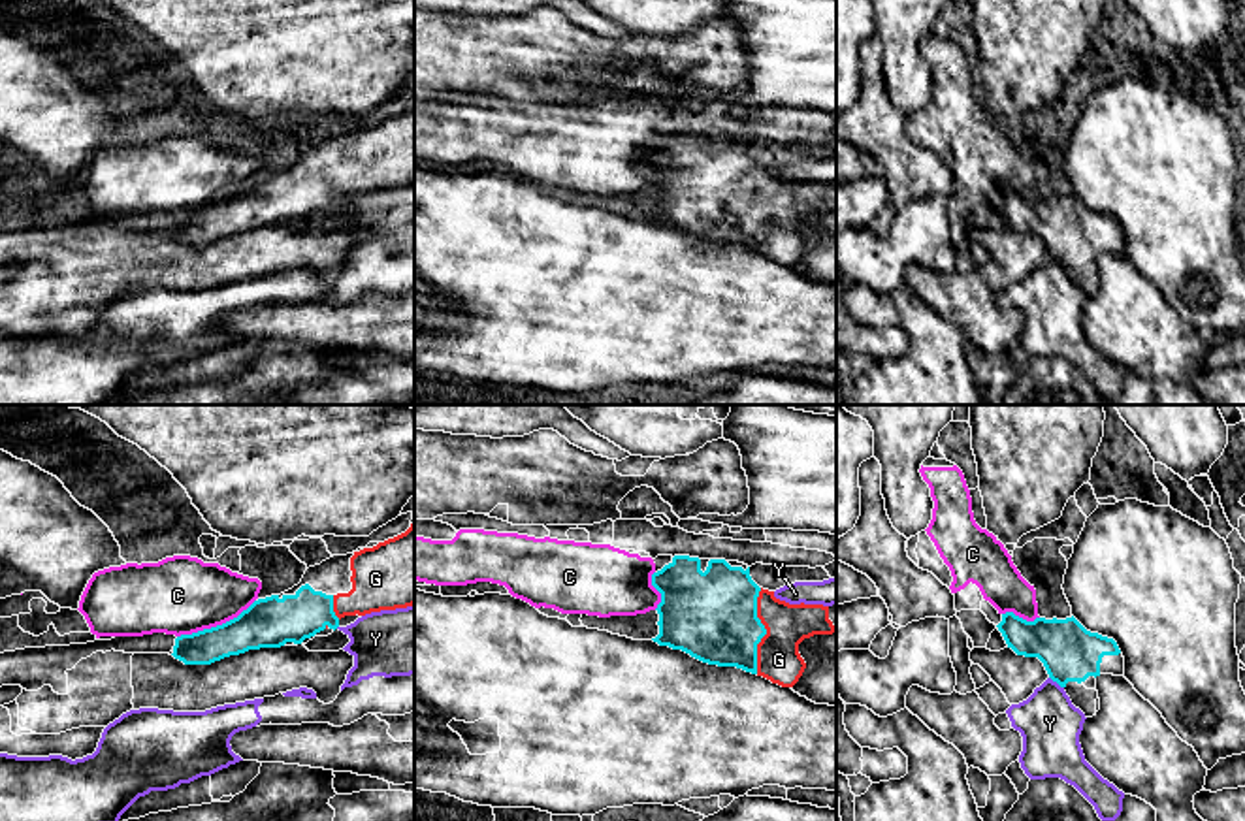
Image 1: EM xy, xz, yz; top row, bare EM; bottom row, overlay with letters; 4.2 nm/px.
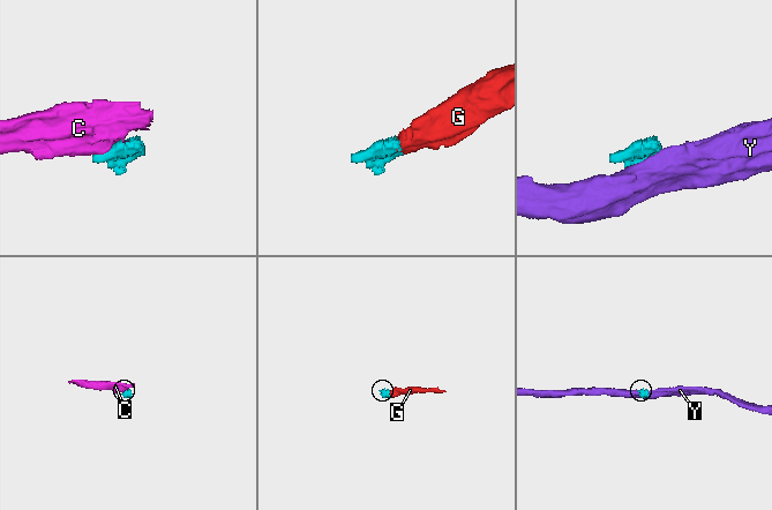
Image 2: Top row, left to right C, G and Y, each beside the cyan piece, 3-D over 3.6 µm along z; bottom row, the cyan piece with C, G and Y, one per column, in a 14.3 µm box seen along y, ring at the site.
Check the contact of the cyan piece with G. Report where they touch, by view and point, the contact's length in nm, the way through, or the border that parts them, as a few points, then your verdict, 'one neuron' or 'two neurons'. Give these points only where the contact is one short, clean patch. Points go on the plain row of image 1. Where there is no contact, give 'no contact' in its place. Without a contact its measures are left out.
xz (765, 209) | 360 nm | one neuron

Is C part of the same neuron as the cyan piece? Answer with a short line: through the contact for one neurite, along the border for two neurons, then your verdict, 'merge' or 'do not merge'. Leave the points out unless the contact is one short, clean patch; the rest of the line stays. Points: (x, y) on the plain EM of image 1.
line xy (255, 177), (221, 202), (177, 215); do not merge

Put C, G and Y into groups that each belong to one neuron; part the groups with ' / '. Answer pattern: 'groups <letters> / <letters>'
groups C / G / Y

